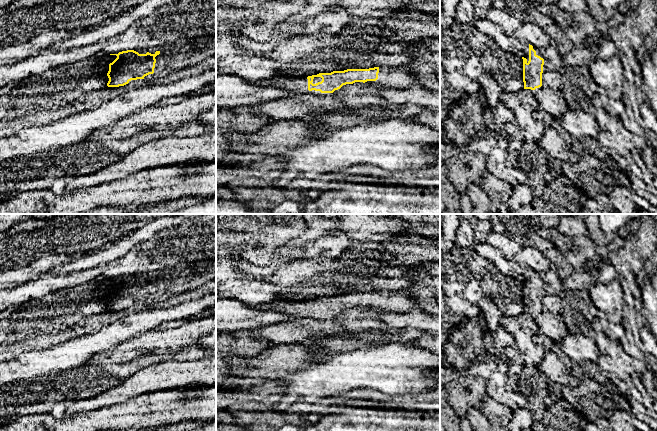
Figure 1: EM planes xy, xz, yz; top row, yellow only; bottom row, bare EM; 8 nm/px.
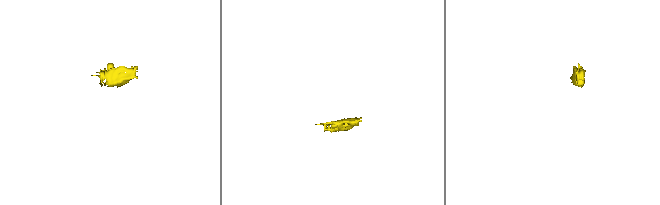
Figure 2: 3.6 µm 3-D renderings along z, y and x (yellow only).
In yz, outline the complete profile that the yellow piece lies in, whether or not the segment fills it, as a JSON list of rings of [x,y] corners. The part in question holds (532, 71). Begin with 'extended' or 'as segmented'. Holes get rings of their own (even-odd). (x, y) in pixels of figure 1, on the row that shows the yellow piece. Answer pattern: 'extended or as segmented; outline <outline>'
extended; outline [[[525,43],[519,53],[523,59],[523,82],[524,89],[530,90],[534,95],[541,89],[543,84],[542,73],[546,71],[541,50]]]

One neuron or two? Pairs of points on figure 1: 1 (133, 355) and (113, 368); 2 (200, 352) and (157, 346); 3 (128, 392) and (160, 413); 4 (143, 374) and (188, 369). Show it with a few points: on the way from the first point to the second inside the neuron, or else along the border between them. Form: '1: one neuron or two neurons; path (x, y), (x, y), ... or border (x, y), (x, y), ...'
1: one neuron; path (128, 357), (117, 363)
2: one neuron; path (189, 350), (183, 346), (168, 346)
3: two neurons; border (158, 390), (144, 392), (113, 405)
4: one neuron; path (154, 374), (177, 373)

